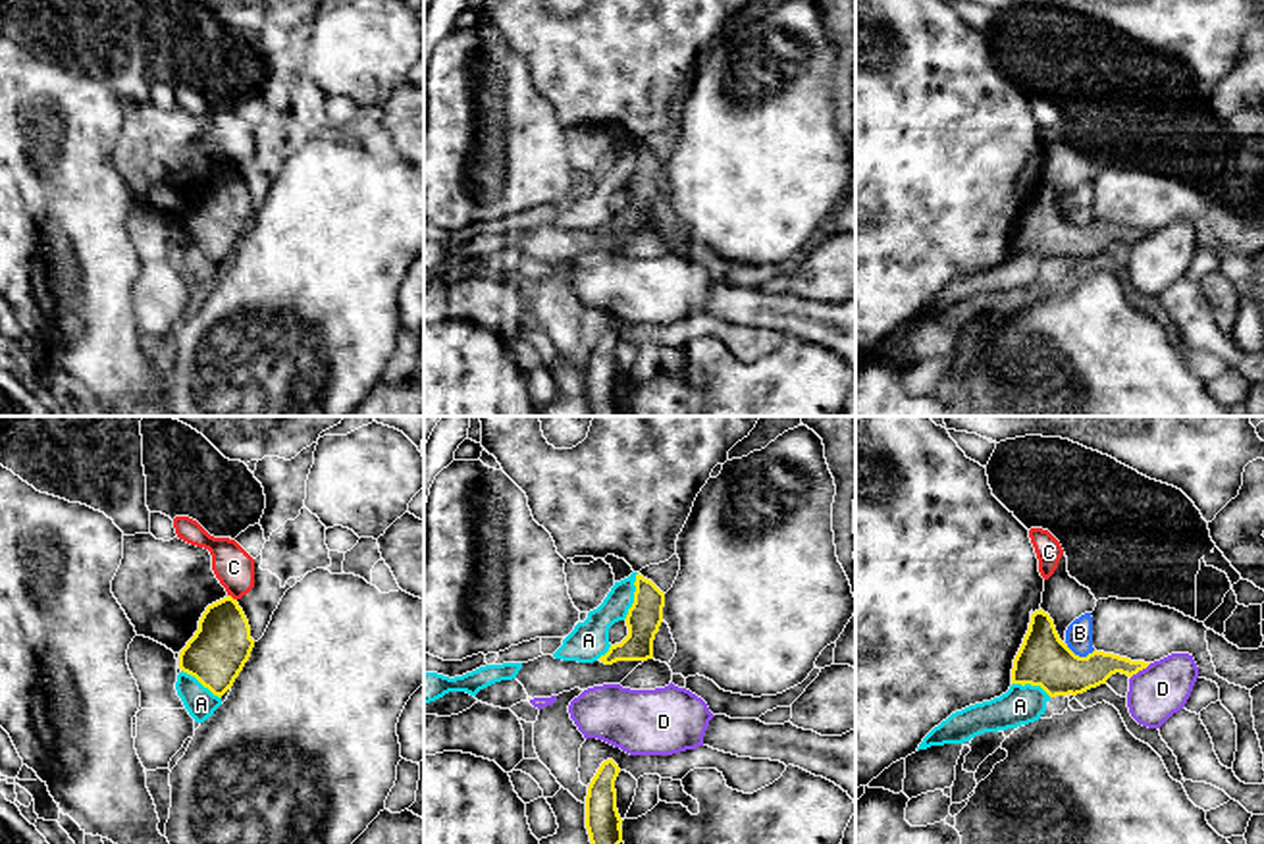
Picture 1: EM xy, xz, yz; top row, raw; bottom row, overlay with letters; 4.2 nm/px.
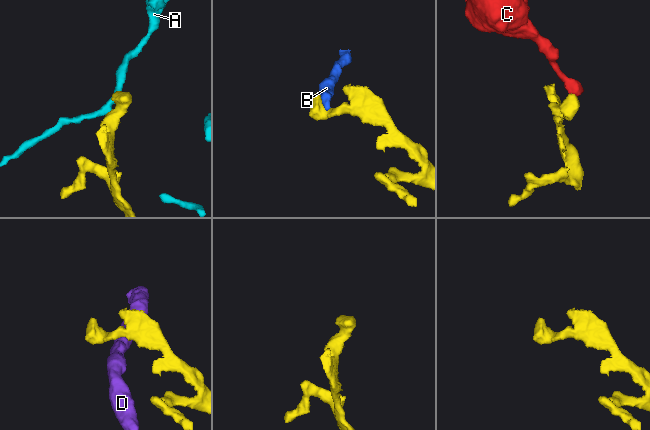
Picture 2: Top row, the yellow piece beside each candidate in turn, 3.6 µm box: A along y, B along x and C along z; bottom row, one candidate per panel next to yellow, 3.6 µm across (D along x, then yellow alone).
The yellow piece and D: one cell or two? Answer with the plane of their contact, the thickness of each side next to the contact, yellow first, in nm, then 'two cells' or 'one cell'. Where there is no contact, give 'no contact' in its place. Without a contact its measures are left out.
yz | 140/220 nm | two cells

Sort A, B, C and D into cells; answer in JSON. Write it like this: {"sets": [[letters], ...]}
{"sets": [["A"], ["B"], ["C"], ["D"]]}

